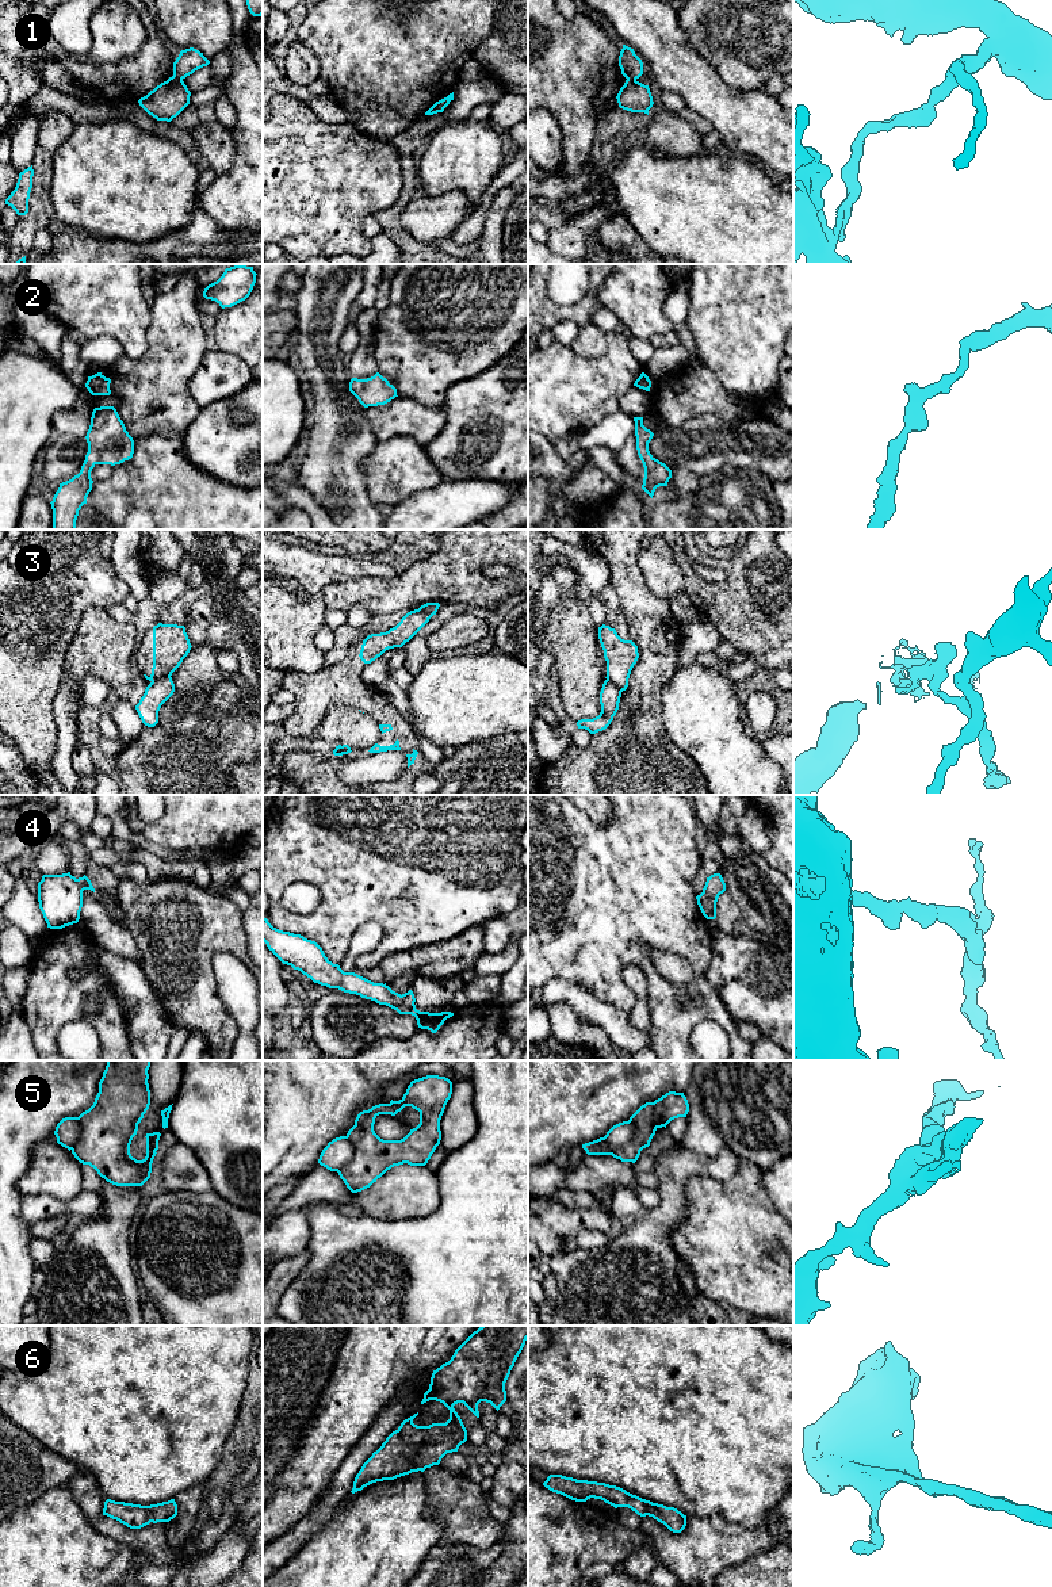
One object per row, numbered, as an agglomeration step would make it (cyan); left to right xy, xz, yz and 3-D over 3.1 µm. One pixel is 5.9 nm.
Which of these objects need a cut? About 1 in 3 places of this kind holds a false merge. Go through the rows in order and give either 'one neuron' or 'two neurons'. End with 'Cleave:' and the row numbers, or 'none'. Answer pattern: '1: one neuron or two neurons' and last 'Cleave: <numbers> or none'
1: two neurons
2: one neuron
3: two neurons
4: one neuron
5: two neurons
6: one neuron
Cleave: 1, 3, 5

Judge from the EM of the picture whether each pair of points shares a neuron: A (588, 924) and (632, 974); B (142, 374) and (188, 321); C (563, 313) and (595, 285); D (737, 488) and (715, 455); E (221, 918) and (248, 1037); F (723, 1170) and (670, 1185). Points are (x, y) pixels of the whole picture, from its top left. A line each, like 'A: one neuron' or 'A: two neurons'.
A: two neurons
B: one neuron
C: one neuron
D: two neurons
E: two neurons
F: one neuron

